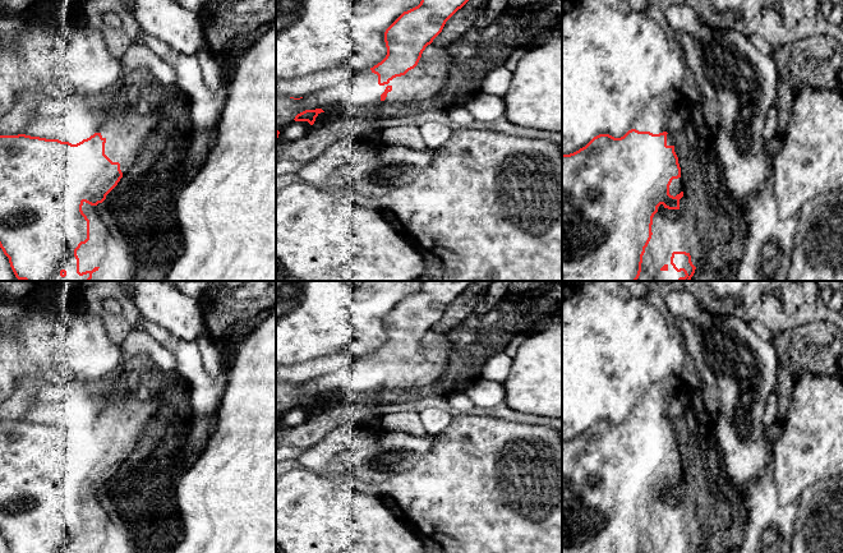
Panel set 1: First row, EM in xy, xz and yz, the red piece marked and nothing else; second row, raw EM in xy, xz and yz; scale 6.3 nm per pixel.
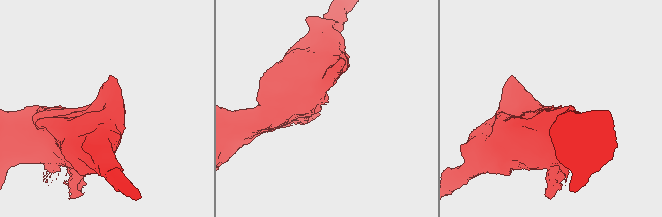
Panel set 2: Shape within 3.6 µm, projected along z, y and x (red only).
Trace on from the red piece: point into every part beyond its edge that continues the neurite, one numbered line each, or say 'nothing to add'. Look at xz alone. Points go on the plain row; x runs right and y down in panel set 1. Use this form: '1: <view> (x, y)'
1: xz (432, 358)

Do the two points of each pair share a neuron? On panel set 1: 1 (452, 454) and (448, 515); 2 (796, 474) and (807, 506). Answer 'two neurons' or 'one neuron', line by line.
1: one neuron
2: two neurons

